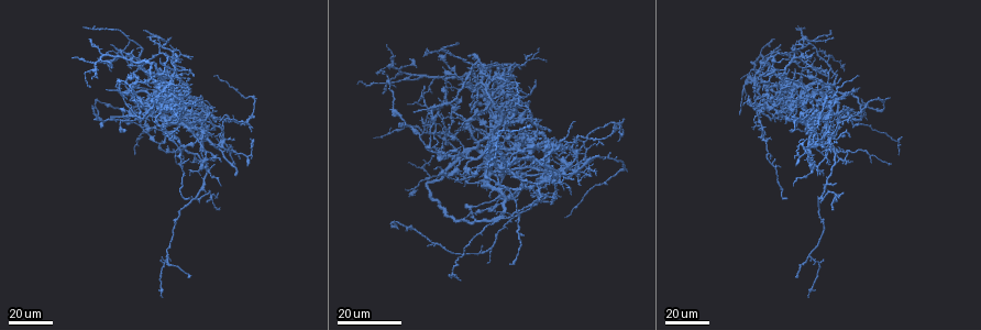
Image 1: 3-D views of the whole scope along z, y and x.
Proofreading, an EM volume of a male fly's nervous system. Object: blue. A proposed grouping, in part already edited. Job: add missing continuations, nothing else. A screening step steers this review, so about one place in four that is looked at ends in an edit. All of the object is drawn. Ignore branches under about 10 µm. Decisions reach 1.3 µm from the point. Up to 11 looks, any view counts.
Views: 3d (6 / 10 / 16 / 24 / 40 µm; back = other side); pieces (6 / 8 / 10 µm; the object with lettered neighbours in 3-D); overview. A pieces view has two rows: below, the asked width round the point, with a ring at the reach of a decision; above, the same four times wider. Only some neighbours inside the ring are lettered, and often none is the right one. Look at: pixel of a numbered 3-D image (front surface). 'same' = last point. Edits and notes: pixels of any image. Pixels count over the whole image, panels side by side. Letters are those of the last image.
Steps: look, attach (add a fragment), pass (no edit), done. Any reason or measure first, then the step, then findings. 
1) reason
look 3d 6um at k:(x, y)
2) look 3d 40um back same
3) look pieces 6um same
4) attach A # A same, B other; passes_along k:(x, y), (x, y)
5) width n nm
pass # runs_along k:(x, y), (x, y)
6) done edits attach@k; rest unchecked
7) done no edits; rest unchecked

look 3d 40um at 1:(143, 32)

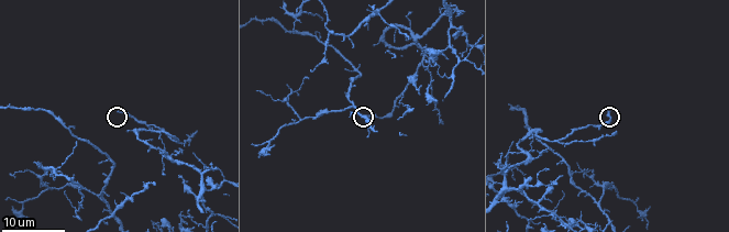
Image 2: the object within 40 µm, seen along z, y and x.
look pieces 6um at 2:(119, 113)

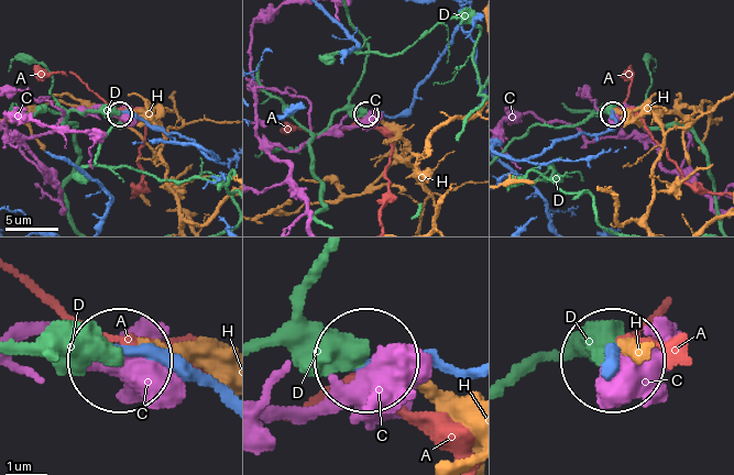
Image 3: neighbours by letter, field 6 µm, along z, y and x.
pass # A other, C other, D other, H other; runs_along 3:(223, 397), (122, 351); no lettered fragment goes on from it

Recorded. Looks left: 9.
thin end
look 3d 40um at 1:(550, 204)

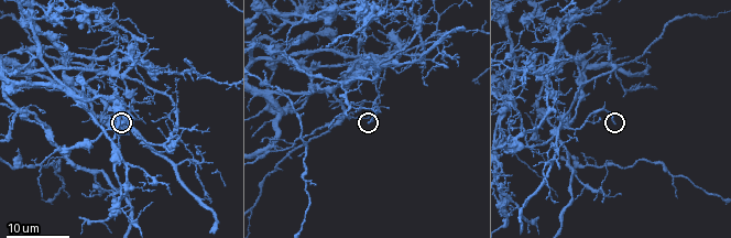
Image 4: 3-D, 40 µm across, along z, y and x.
what lies round it
look pieces 10um at 4:(616, 123)

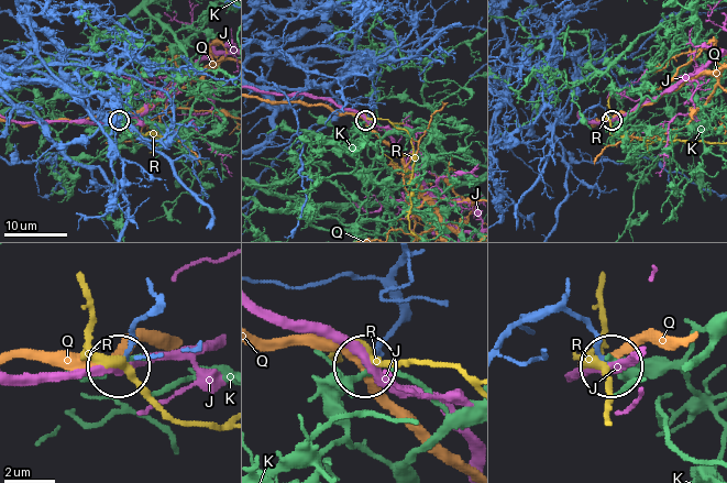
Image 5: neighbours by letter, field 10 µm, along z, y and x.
pass # J other, K other, Q other, R other; runs_along 5:(153, 313), (133, 329), (119, 365); none of them fits

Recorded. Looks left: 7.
end of a long branch
look 3d 16um at 4:(458, 28)

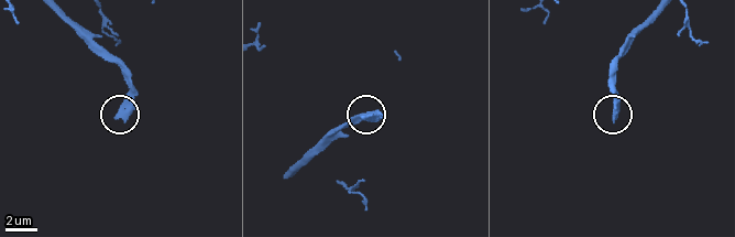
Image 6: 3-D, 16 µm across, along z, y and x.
what lies round it
look pieces 6um at 6:(125, 122)

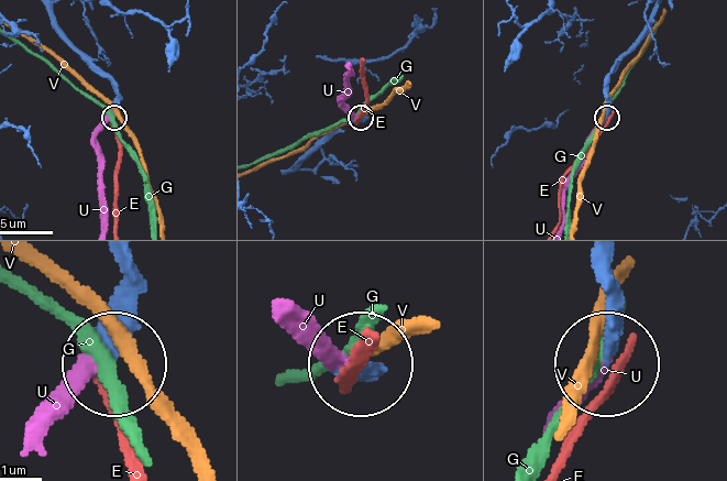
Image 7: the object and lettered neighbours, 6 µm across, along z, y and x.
width 350 nm
attach U # E other, G other, U same, V other; passes_along 7:(113, 263), (113, 337), (47, 421), (44, 441); it goes on there

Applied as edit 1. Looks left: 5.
an open end
look 3d 24um at 4:(538, 216)

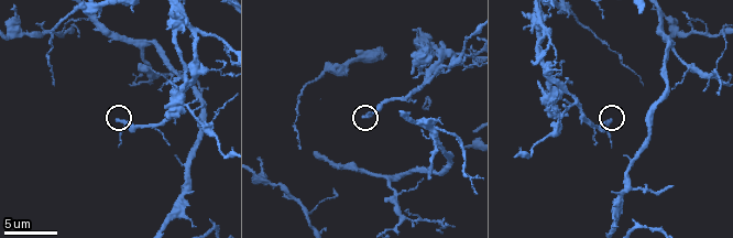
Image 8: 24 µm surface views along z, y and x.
look 3d 10um at 8:(117, 120)

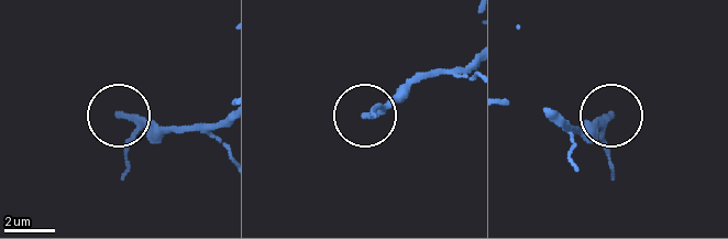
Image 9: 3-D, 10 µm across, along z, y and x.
what lies round it
look pieces 10um at 9:(365, 117)

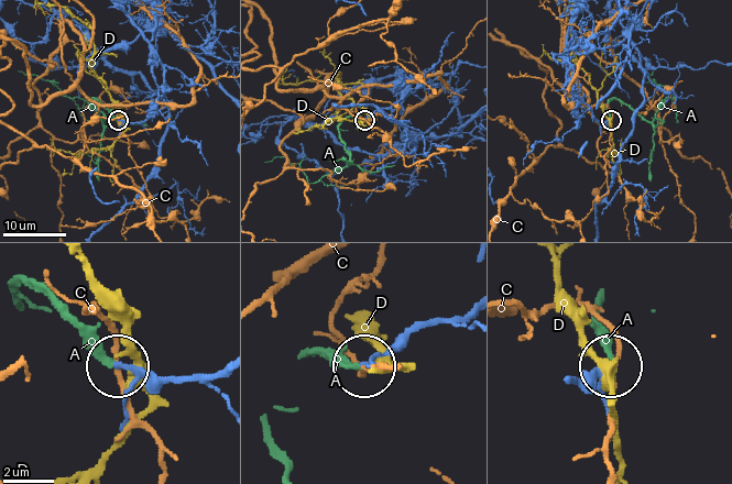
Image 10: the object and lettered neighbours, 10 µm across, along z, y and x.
attach A # A same, C other, D other; passes_along 10:(427, 320), (361, 364), (309, 358); the neuron continues

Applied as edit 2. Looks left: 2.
done edits attach@7, attach@10; rest unchecked

